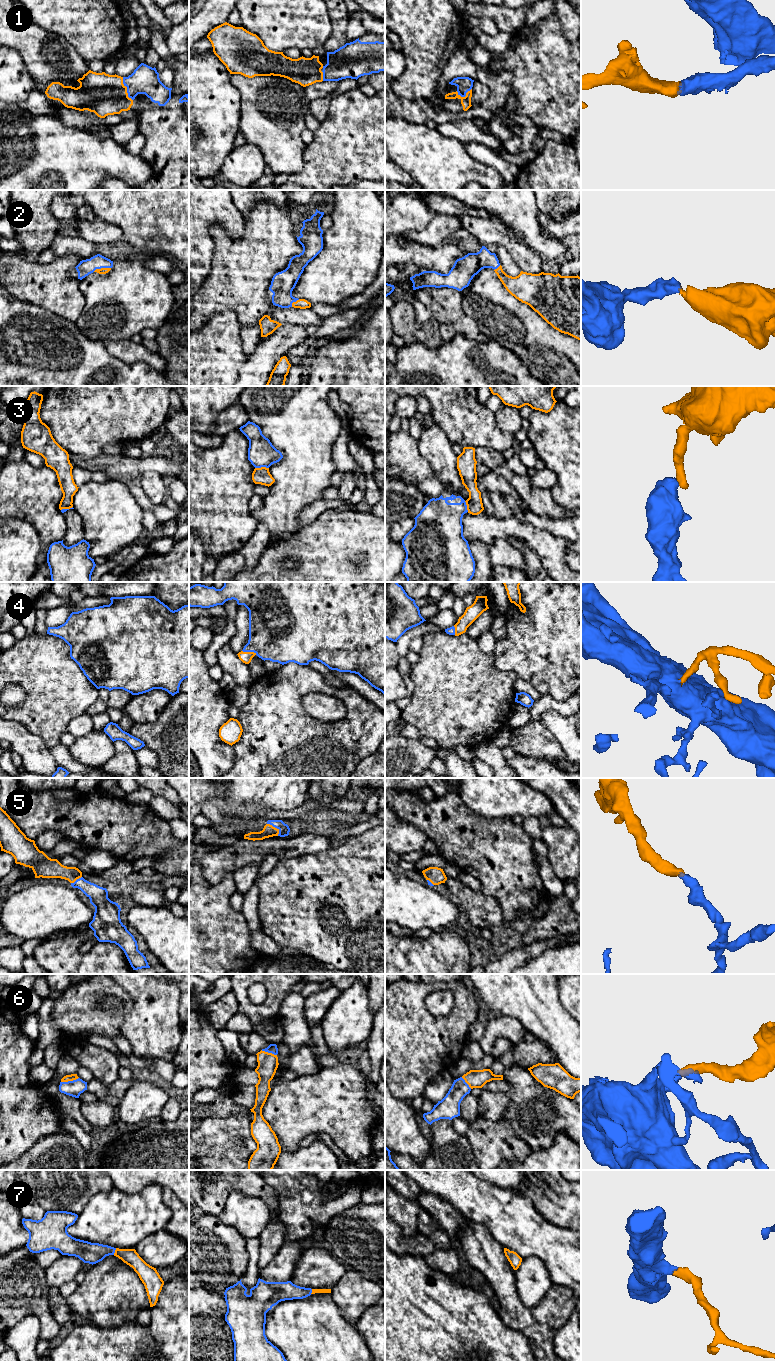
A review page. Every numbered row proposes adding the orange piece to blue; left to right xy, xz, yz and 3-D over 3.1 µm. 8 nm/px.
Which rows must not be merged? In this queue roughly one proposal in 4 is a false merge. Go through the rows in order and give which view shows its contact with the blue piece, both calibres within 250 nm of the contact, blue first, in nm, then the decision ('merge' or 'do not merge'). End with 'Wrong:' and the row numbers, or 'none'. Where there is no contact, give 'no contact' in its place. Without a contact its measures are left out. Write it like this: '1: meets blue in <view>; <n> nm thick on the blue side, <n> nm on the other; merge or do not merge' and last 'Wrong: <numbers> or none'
1: meets blue in xy; 220 nm thick on the blue side, 320 nm on the other; merge
2: meets blue in xy; 120 nm thick on the blue side, 50 nm on the other; merge
3: meets blue in xz; 220 nm thick on the blue side, 130 nm on the other; do not merge
4: meets blue in xz; 420 nm thick on the blue side, 90 nm on the other; merge
5: meets blue in xz; 90 nm thick on the blue side, 100 nm on the other; merge
6: meets blue in xy; 130 nm thick on the blue side, 50 nm on the other; merge
7: meets blue in xy; 170 nm thick on the blue side, 130 nm on the other; merge
Wrong: 3

